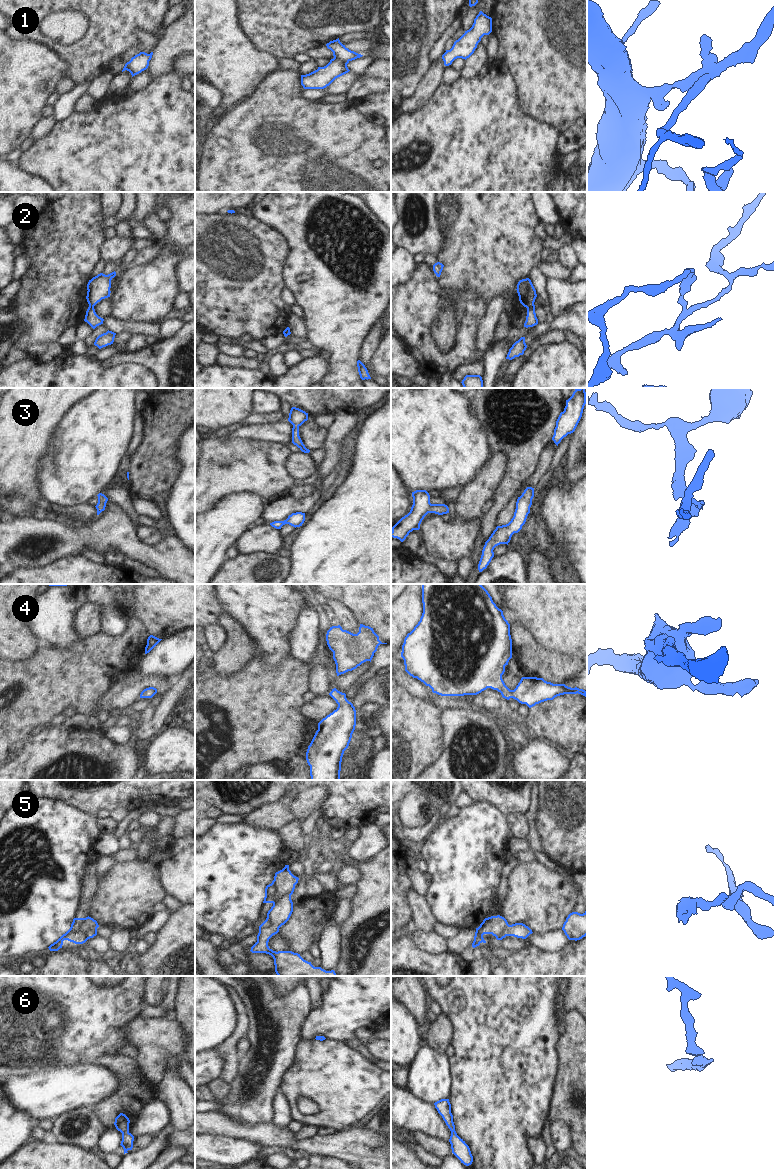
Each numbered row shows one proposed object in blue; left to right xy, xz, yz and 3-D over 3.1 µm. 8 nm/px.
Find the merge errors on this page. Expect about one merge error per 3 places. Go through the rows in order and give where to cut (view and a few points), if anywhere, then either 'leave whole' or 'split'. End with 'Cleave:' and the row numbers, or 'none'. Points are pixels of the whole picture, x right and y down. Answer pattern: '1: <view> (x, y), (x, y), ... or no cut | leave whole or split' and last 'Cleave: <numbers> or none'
1: no cut | leave whole
2: yz (533, 304), (527, 308) | split
3: no cut | leave whole
4: no cut | leave whole
5: xz (290, 894), (285, 894), (273, 903) | split
6: no cut | leave whole
Cleave: 2, 5

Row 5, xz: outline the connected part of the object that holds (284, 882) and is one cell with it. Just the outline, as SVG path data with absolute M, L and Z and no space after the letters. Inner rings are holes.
M285 865L282 870L275 873L272 883L266 886L263 903L276 903L283 896L292 895L298 880L299 878L289 870L289 865Z

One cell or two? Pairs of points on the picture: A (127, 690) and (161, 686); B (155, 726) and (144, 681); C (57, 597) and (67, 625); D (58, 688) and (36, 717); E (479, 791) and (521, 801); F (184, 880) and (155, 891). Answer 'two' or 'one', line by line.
A: one
B: two
C: one
D: one
E: one
F: two

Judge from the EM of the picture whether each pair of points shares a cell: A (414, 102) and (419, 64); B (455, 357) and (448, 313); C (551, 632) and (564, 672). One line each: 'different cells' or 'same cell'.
A: different cells
B: different cells
C: different cells

